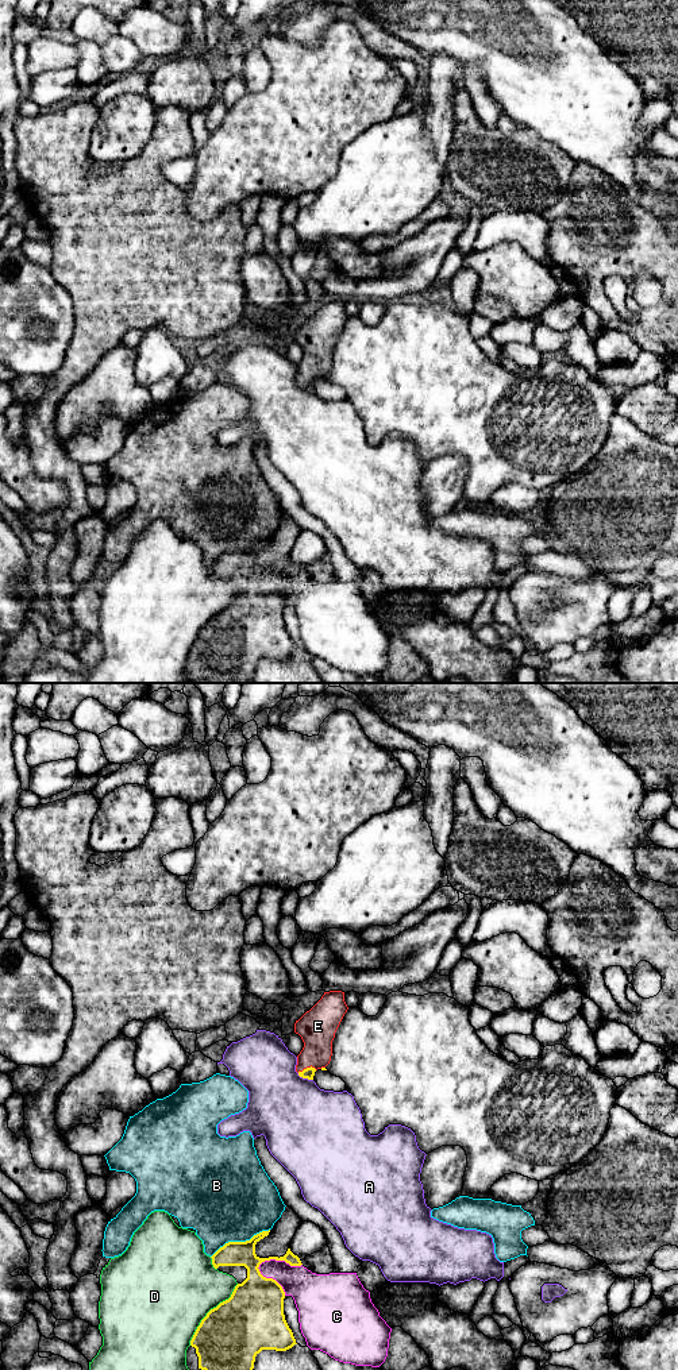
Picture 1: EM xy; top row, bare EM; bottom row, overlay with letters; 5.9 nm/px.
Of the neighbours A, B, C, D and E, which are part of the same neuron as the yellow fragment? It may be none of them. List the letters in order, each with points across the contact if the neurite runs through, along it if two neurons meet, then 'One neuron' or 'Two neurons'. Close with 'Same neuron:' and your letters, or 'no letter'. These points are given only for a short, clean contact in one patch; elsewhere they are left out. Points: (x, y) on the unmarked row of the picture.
A: Two neurons
B: Two neurons
C: Two neurons
D: Two neurons
E: Path across: xy (308, 382), (307, 377), (316, 362), (316, 336). One neuron
Same neuron: E

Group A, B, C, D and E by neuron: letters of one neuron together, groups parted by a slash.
A / B / C / D / E

